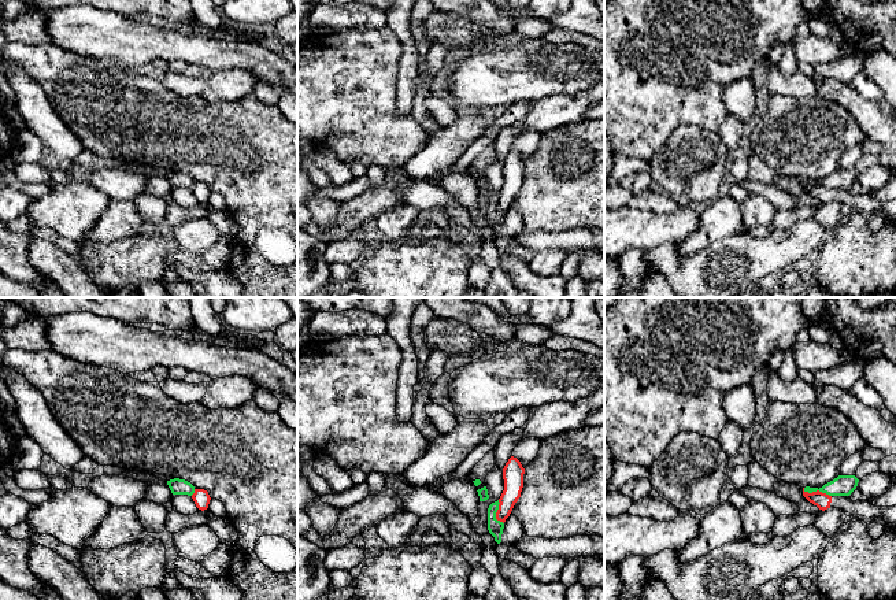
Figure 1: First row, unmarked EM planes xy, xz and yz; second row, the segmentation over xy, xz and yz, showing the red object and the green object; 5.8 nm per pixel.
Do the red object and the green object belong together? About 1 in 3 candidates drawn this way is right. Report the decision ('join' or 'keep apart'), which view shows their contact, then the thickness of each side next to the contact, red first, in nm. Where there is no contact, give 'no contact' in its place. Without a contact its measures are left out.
keep apart; meets red in yz; 90 nm thick on the red side, 120 nm on the other

